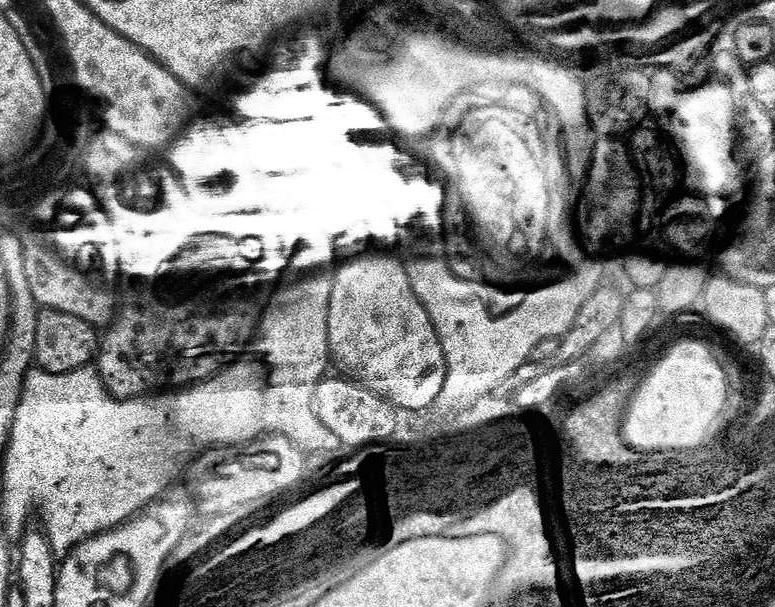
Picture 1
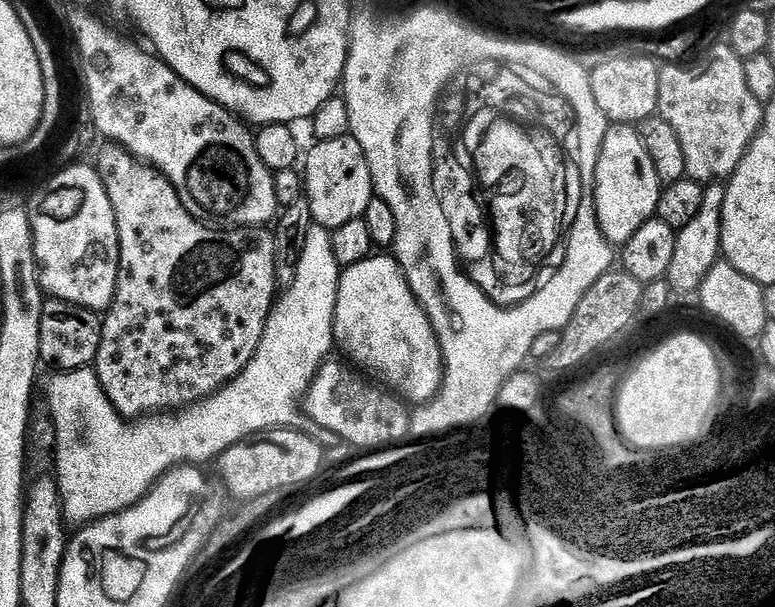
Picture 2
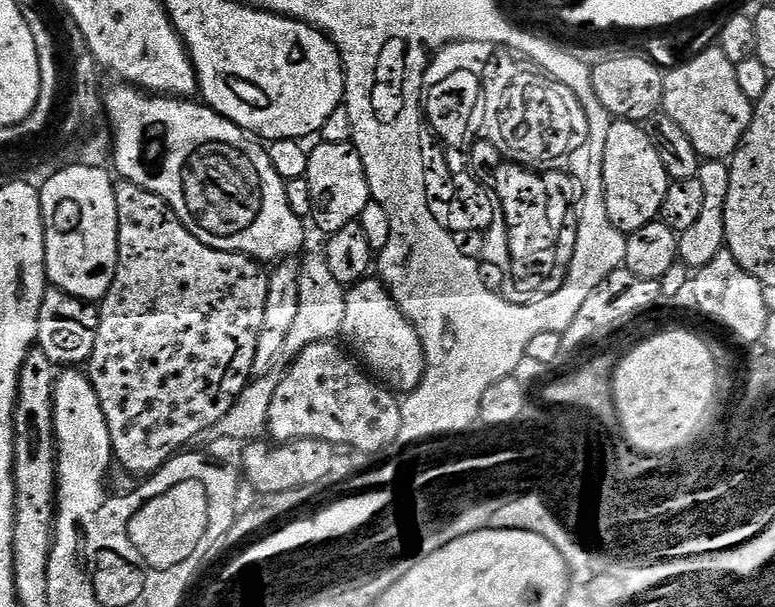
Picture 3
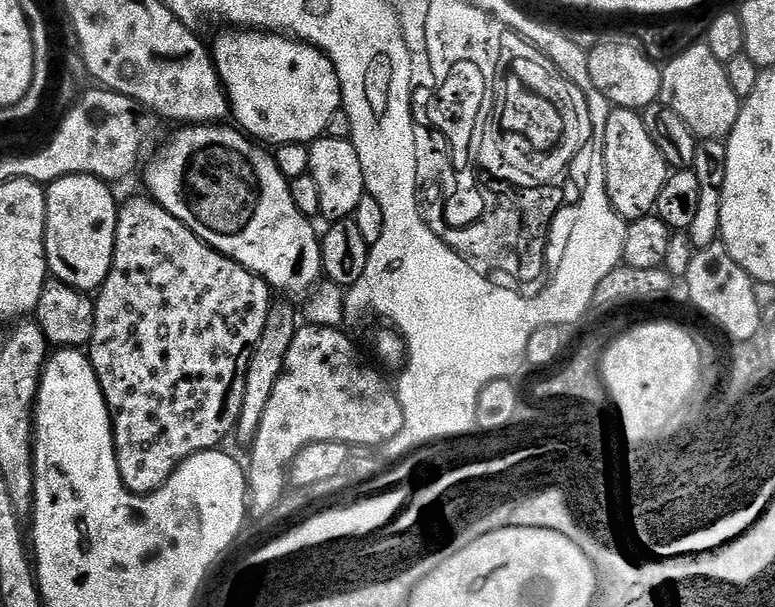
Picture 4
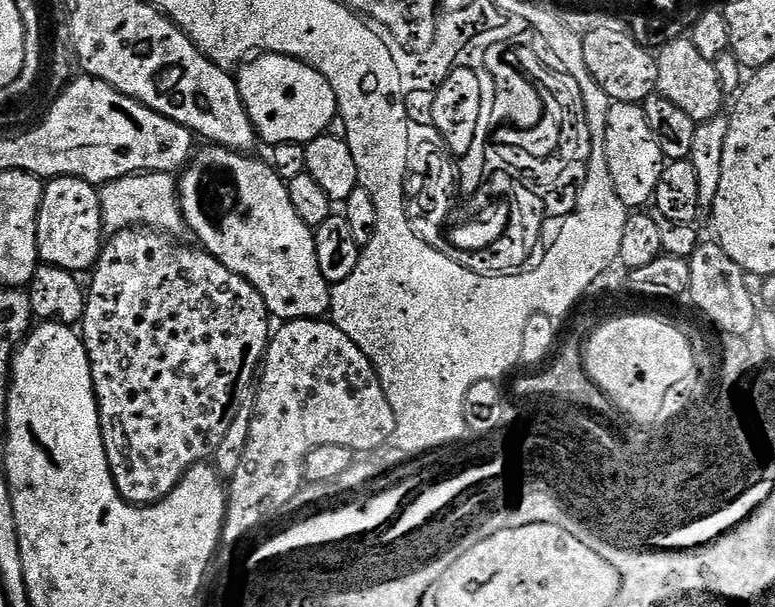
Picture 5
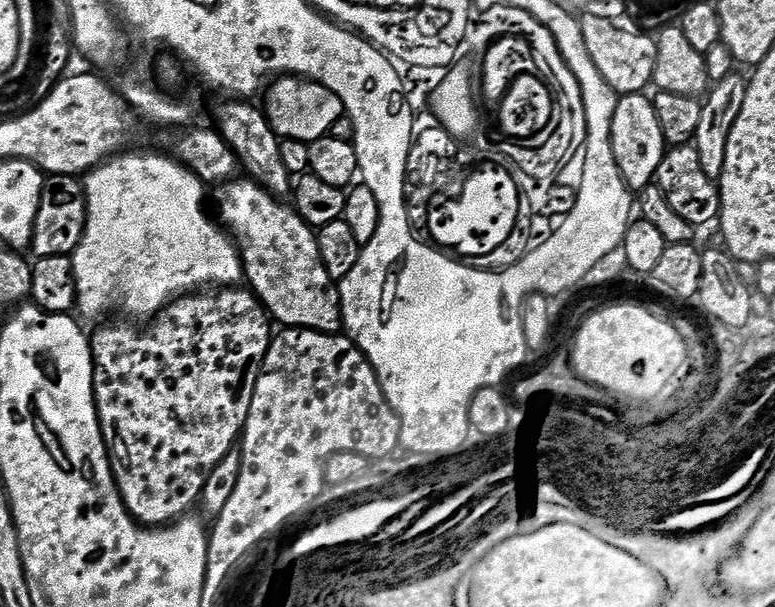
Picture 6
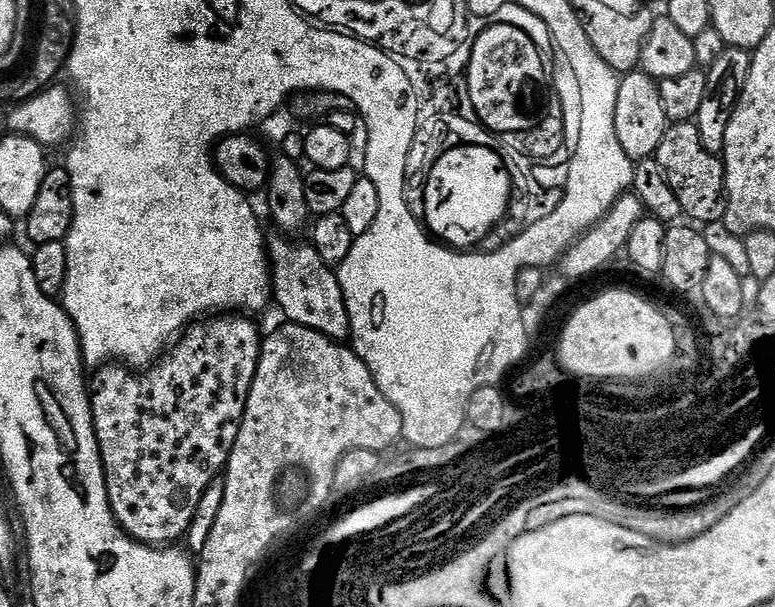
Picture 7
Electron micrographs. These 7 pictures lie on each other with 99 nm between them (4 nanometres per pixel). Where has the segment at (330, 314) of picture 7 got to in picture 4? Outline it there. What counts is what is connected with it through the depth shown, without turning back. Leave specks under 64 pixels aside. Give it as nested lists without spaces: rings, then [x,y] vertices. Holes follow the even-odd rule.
[[[193,124],[177,127],[177,132],[161,146],[160,153],[143,165],[142,173],[148,183],[147,195],[174,214],[174,218],[178,218],[215,252],[261,276],[273,293],[280,295],[281,292],[284,295],[281,297],[292,302],[303,301],[322,280],[321,237],[318,232],[316,236],[316,224],[303,216],[294,204],[289,181],[282,170],[278,170],[273,153],[255,148],[260,146],[243,131],[224,127],[228,126]]]

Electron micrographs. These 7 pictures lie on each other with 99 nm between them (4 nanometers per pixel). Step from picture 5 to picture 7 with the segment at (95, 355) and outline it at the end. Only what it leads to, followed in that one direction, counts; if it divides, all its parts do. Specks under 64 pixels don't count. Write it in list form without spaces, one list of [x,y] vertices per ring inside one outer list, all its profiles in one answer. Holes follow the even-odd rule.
[[[220,314],[215,318],[205,319],[197,322],[181,335],[180,339],[172,345],[168,356],[153,372],[148,372],[144,377],[135,376],[124,368],[104,368],[96,376],[96,384],[91,389],[92,398],[92,421],[100,447],[100,457],[104,463],[106,474],[106,490],[110,498],[112,513],[127,536],[137,540],[139,544],[149,546],[172,546],[176,540],[185,539],[188,536],[188,527],[198,510],[198,502],[202,502],[202,494],[223,473],[228,466],[228,459],[232,453],[234,442],[238,438],[240,423],[246,410],[246,398],[250,394],[250,386],[254,382],[254,374],[258,370],[260,361],[260,345],[262,343],[262,332],[256,329],[255,319],[244,314]]]

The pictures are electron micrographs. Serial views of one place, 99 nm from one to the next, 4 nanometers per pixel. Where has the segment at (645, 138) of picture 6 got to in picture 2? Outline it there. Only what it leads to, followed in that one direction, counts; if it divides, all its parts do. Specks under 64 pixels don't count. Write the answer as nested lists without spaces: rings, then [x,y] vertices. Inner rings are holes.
[[[612,124],[609,127],[598,158],[594,191],[600,229],[613,246],[630,242],[630,238],[642,230],[644,223],[656,216],[662,182],[646,146],[642,146],[639,131],[633,125]]]

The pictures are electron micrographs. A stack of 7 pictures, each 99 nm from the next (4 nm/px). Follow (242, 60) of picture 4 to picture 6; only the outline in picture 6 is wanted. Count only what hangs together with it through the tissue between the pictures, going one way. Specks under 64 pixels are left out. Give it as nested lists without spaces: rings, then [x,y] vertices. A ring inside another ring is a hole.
[[[284,74],[279,78],[273,79],[264,98],[262,108],[267,115],[268,121],[272,124],[272,128],[276,131],[277,136],[286,140],[303,140],[305,142],[317,140],[318,138],[329,135],[335,129],[332,127],[339,120],[343,121],[346,116],[338,94],[331,92],[325,84],[318,84],[315,80],[306,80],[299,76]]]

